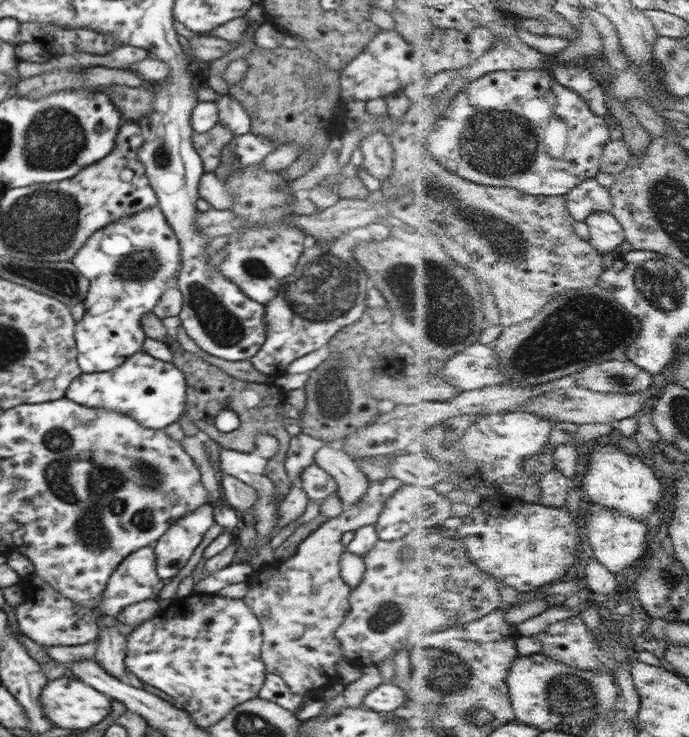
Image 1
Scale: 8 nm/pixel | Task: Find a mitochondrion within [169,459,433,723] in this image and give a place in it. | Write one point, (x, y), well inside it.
(384, 616)

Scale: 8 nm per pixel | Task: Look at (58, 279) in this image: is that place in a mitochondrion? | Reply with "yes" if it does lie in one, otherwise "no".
yes

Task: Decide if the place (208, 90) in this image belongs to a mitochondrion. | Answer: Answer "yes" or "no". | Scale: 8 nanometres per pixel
no

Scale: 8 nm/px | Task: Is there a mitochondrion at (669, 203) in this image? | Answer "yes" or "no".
yes

